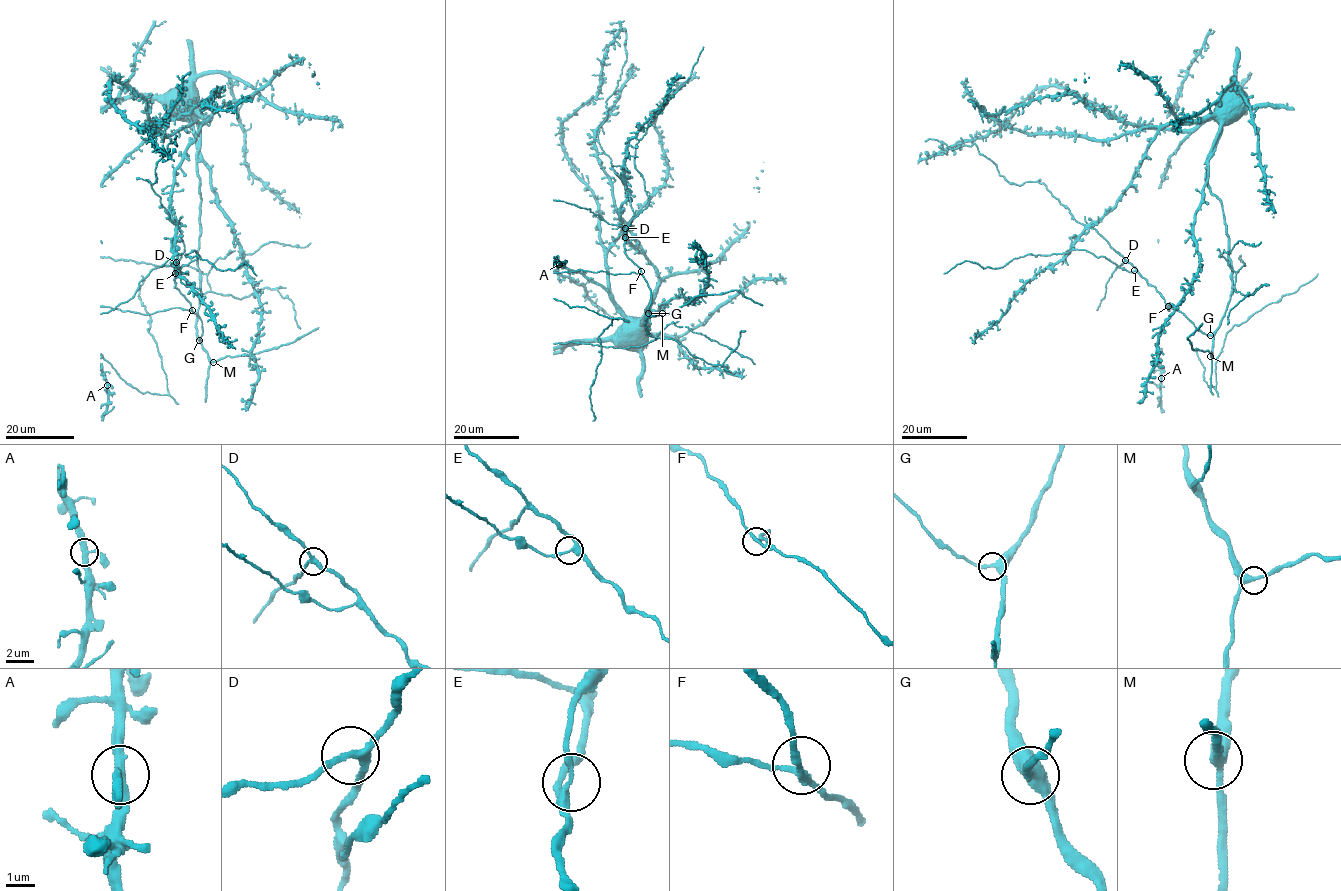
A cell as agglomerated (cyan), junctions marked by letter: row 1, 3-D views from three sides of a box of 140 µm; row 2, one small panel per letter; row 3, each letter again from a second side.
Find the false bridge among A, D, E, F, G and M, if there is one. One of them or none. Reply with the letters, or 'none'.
none

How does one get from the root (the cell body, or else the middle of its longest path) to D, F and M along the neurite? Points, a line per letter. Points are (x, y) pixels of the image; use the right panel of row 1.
D: (1225, 102), (1219, 102), (1215, 113), (1201, 120), (1164, 126), (1144, 153), (1130, 186), (1089, 226), (1125, 260)
F: (1225, 102), (1214, 115), (1221, 133), (1206, 179), (1220, 201), (1228, 238), (1230, 301), (1210, 335), (1168, 306)
M: (1225, 102), (1214, 115), (1221, 133), (1208, 157), (1206, 179), (1222, 206), (1232, 292), (1214, 335), (1210, 356)

